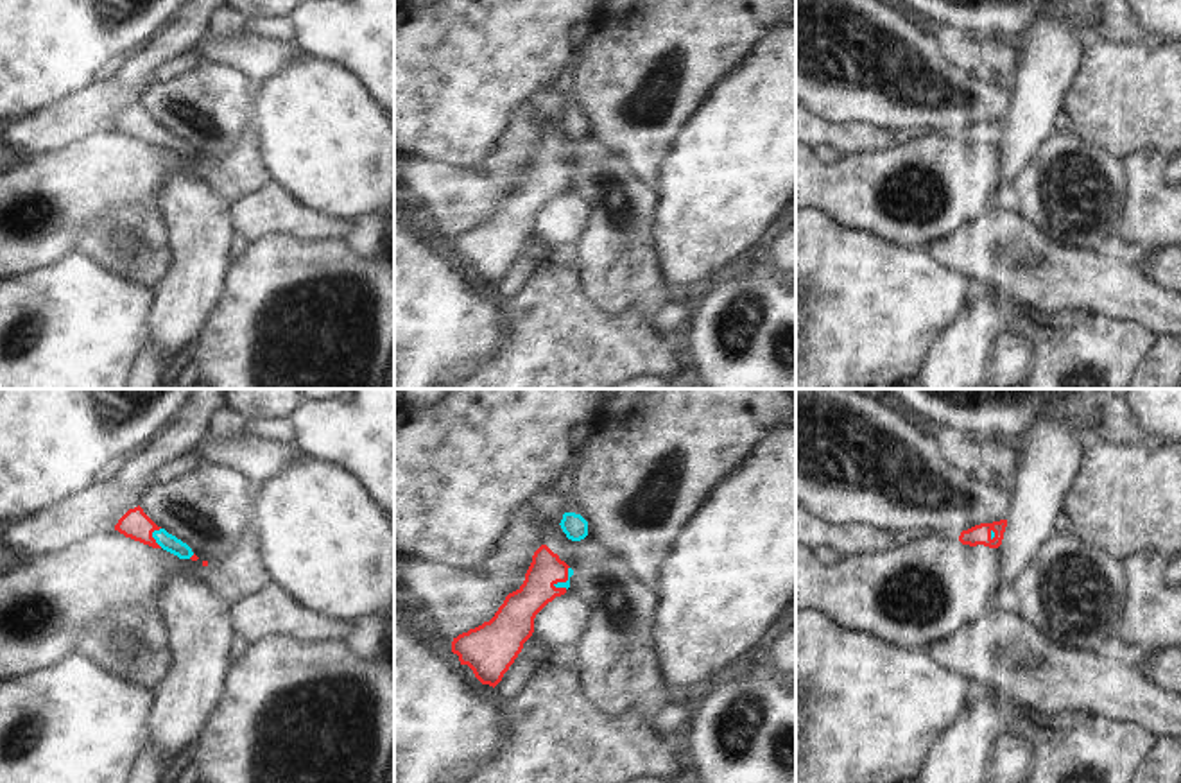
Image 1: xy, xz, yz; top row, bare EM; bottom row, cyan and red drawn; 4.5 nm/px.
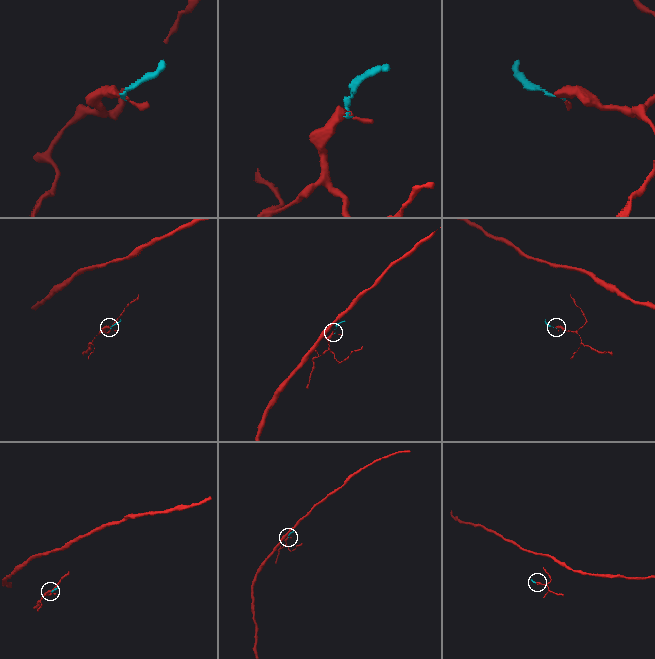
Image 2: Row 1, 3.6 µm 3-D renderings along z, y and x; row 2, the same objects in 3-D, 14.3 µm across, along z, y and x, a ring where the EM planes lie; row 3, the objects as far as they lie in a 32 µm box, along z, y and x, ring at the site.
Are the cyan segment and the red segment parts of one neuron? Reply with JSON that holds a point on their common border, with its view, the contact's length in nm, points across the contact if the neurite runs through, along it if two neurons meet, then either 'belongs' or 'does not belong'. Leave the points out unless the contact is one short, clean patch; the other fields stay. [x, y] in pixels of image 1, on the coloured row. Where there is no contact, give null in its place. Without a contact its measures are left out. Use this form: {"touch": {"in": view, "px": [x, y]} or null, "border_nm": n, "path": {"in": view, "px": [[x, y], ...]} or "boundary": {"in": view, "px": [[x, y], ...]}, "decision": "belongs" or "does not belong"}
{"touch": {"in": "xy", "px": [153, 536]}, "border_nm": 100, "path": {"in": "xy", "px": [[167, 542], [153, 536], [135, 524]]}, "decision": "belongs"}

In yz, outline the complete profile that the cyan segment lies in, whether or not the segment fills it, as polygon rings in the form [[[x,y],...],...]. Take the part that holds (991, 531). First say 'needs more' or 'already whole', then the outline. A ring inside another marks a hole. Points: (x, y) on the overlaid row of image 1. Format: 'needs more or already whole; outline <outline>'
needs more; outline [[[1007,520],[980,523],[968,530],[962,530],[959,541],[970,546],[984,545],[989,548],[998,548],[1004,539],[1005,527]]]

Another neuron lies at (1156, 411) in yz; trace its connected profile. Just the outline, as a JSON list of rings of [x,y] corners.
[[[1125,389],[1122,400],[1147,446],[1181,443],[1181,389]]]

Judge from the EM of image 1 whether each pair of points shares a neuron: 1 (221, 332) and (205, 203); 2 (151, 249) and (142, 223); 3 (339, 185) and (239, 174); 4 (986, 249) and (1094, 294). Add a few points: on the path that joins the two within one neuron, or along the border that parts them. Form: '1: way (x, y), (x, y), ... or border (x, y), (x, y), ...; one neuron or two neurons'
1: border (232, 260), (215, 307), (196, 335); two neurons
2: way (144, 242), (142, 230); one neuron
3: border (262, 163), (271, 180); two neurons
4: way (1013, 269), (1038, 271), (1051, 278), (1067, 280); one neuron

